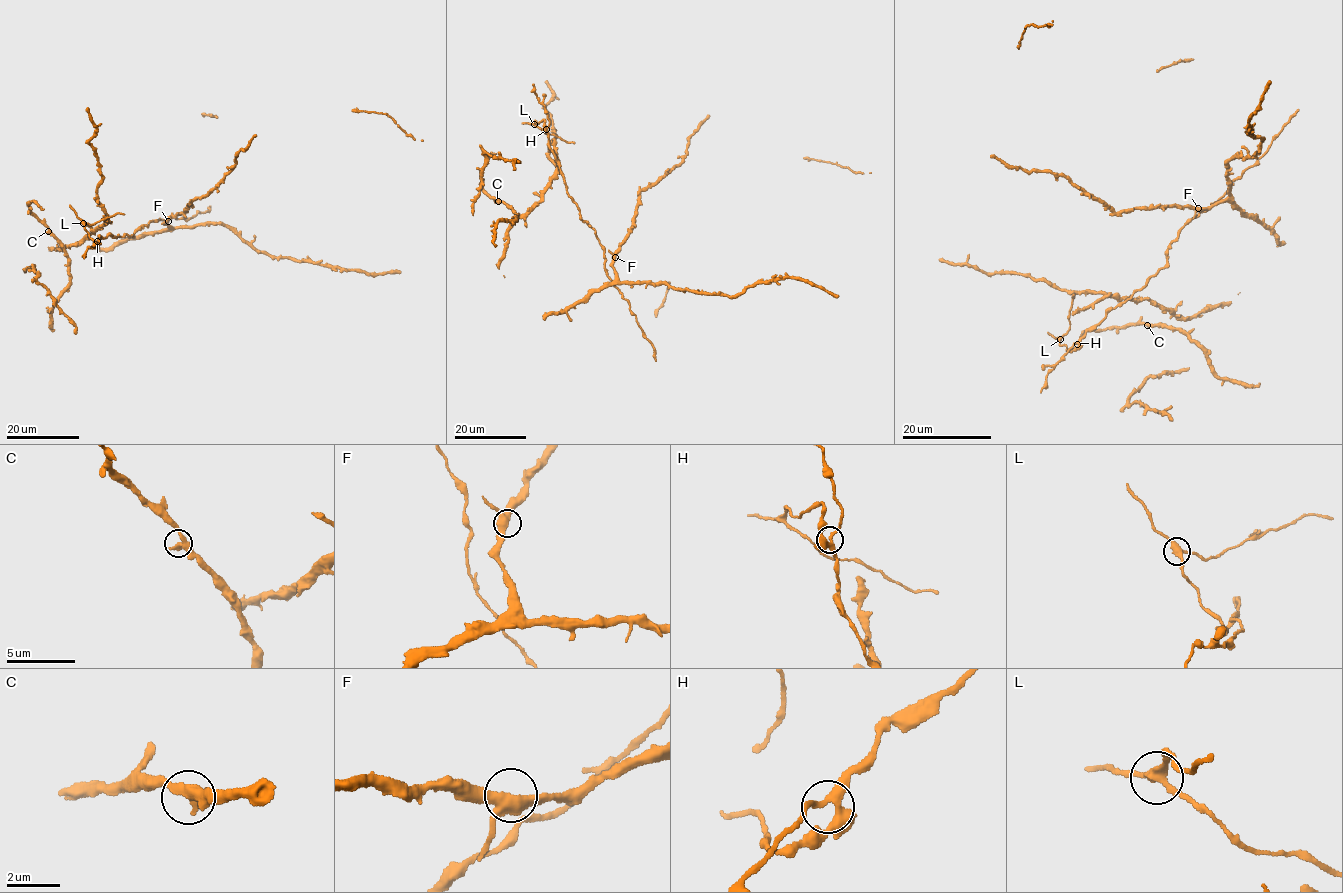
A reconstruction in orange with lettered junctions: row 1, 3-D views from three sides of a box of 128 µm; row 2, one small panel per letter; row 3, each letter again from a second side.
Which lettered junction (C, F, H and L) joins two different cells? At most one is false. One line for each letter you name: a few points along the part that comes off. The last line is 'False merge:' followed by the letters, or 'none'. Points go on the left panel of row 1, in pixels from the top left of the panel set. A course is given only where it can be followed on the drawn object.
L: Course of the part to remove: (83, 223), (91, 224), (117, 213), (124, 214)
False merge: L

